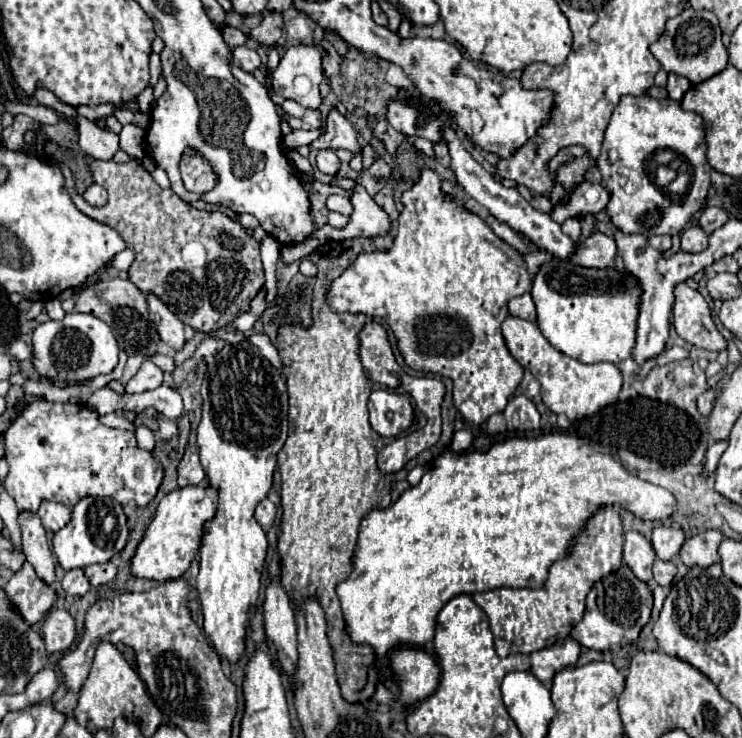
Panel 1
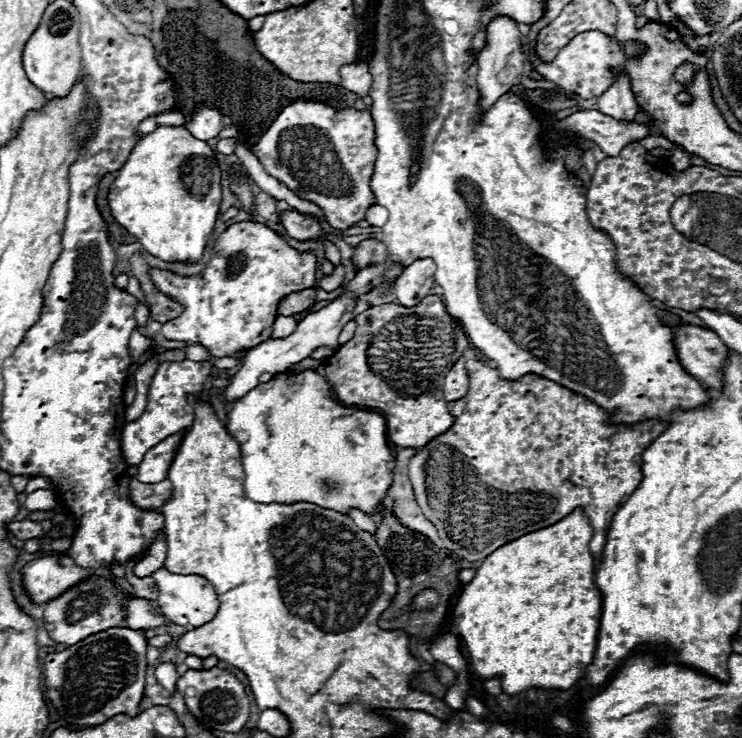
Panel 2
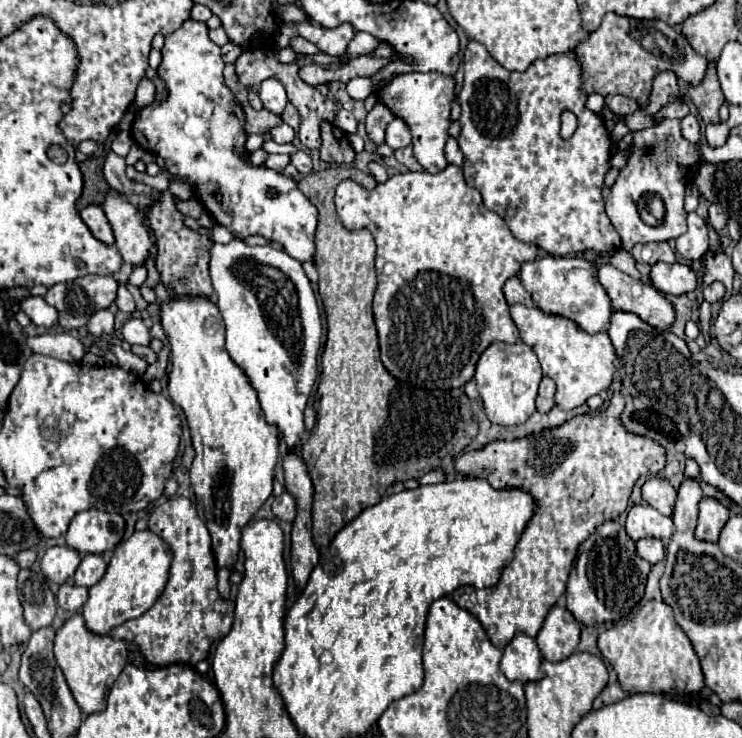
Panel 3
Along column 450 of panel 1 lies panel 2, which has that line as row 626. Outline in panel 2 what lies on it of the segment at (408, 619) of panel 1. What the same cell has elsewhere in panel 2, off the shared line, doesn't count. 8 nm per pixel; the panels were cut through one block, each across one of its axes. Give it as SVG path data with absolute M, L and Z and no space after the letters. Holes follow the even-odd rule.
M574 510L554 526L500 546L500 550L494 550L478 566L476 576L458 596L450 632L464 640L468 662L480 678L490 680L500 676L502 690L510 696L518 696L532 688L568 690L576 680L584 678L584 668L594 658L602 612L600 592L594 584L594 560L588 548L590 538L592 526L586 514Z

